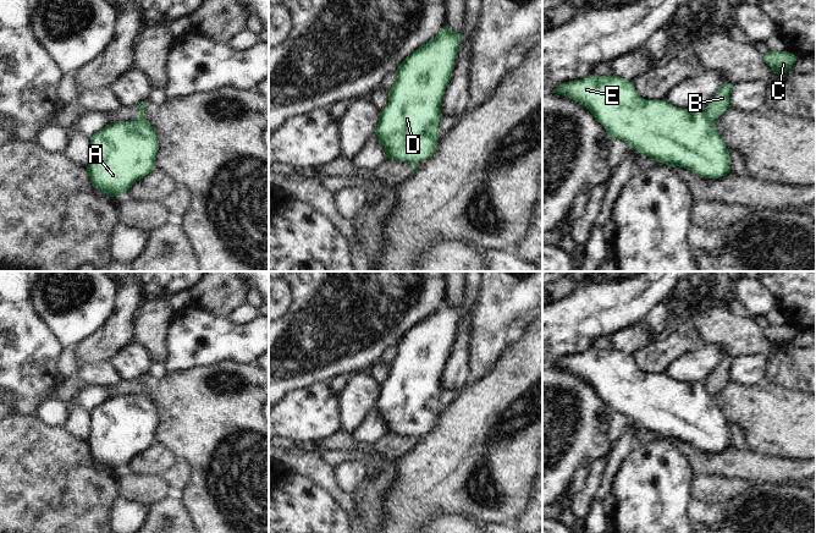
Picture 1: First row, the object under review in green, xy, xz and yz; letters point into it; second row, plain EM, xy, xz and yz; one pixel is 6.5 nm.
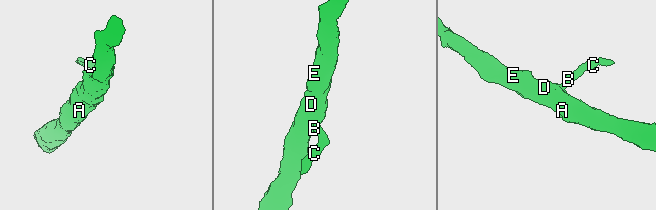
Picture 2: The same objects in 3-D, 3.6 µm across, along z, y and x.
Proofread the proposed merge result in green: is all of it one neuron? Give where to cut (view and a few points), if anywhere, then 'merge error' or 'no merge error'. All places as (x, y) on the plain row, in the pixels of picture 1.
cut in yz along (704, 385), (714, 397); merge error

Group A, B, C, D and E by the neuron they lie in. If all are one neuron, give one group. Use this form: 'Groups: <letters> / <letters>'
Groups: A D E / B C

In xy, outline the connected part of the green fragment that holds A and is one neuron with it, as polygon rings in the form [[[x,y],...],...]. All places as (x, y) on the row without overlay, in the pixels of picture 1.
[[[137,390],[133,395],[106,399],[90,411],[90,434],[87,445],[92,460],[111,471],[127,467],[136,455],[155,443],[158,424],[156,405],[143,391]]]

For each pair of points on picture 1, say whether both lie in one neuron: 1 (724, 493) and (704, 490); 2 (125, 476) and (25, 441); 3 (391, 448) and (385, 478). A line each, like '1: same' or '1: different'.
1: same
2: different
3: different

